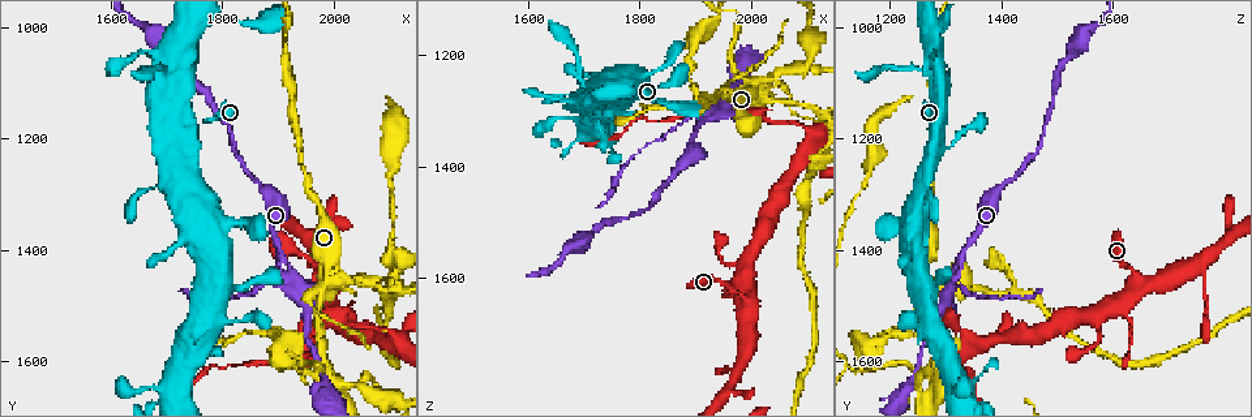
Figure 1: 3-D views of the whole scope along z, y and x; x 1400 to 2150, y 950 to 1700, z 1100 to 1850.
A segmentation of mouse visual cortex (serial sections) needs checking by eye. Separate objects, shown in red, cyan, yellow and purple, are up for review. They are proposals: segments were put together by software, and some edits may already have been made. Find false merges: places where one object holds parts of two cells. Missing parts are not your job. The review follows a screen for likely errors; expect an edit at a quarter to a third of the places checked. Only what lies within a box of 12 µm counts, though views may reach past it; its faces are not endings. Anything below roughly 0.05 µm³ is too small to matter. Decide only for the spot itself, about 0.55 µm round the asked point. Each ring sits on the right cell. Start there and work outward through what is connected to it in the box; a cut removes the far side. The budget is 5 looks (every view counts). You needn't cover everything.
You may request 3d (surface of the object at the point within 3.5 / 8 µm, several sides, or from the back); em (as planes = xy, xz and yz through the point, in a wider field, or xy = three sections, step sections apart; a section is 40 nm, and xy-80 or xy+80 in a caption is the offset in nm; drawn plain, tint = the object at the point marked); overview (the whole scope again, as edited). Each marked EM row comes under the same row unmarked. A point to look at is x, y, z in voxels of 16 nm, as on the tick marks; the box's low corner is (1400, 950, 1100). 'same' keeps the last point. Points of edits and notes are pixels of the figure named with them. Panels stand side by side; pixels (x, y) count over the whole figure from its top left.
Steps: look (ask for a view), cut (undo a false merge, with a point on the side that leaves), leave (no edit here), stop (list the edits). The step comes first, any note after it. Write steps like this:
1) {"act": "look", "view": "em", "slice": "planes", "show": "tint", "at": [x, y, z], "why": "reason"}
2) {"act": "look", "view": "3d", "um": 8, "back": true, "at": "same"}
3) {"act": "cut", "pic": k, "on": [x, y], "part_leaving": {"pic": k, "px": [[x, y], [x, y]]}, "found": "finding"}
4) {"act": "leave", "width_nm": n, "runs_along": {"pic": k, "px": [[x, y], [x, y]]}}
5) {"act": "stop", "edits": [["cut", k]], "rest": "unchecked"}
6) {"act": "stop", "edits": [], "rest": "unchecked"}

{"act": "look", "view": "3d", "um": 3.5, "at": [2065, 1535, 1320], "why": "thin neck"}

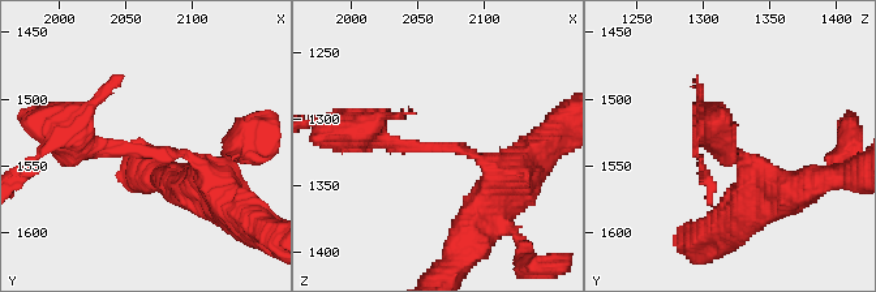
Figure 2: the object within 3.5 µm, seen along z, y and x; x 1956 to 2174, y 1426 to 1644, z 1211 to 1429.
{"act": "look", "view": "em", "slice": "xy", "step": 5, "show": "tint", "at": [2064, 1540, 1320], "arm_widths_nm": [200, 300], "why": "shape alone is not enough"}

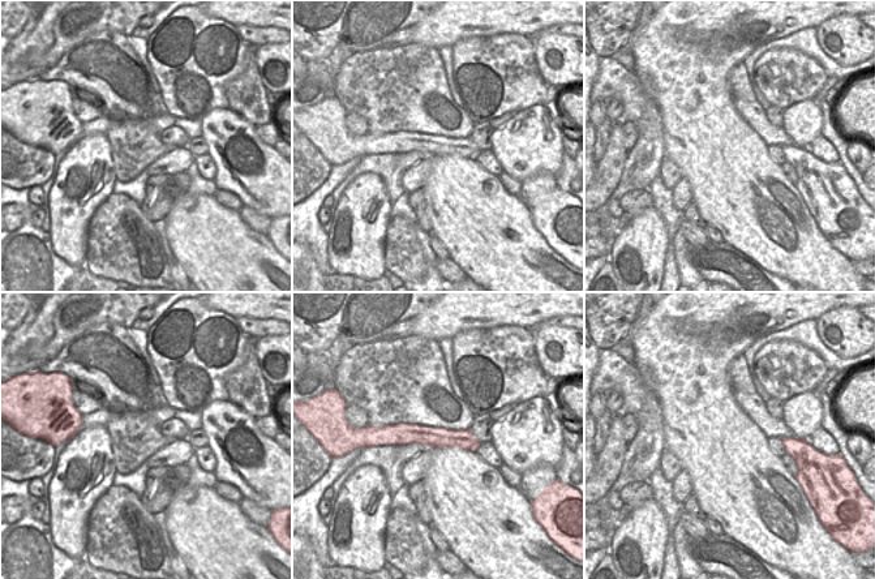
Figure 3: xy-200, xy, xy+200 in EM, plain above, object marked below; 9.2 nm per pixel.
{"act": "leave", "runs_along": {"pic": 3, "px": [[382, 430], [464, 438], [475, 445]]}, "found": "all the same cell"}

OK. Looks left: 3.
{"act": "look", "view": "3d", "um": 3.5, "at": [2000, 1645, 1245], "why": "calibre changes"}

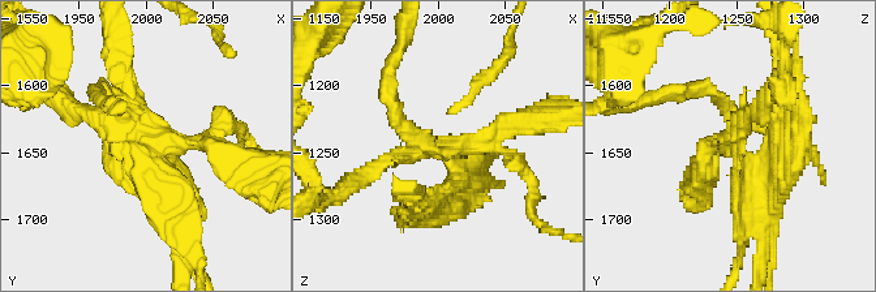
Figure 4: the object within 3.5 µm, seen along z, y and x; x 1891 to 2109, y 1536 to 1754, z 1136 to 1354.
{"act": "look", "view": "em", "slice": "planes", "show": "tint", "at": [2004, 1644, 1248], "why": "now the EM"}

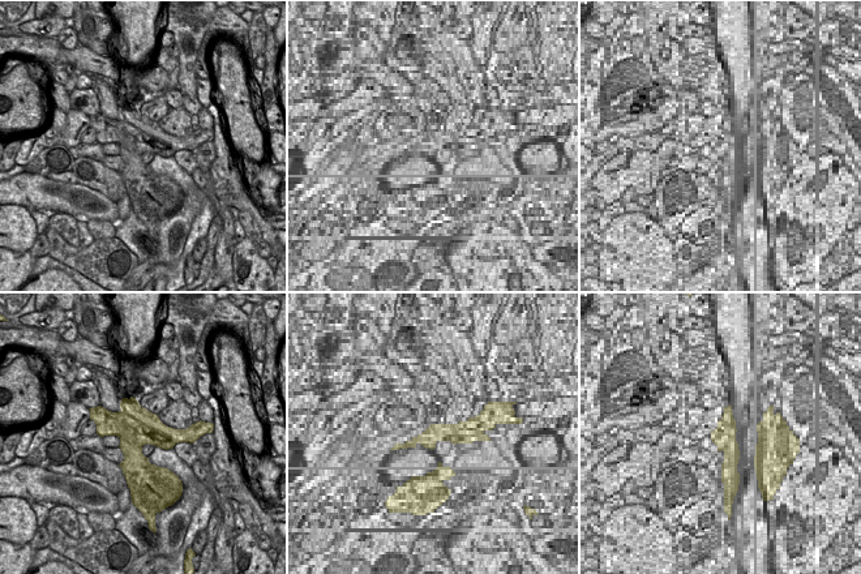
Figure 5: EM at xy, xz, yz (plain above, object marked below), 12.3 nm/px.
{"act": "cut", "pic": 4, "on": [131, 131], "part_leaving": {"pic": 4, "px": [[781, 65], [791, 153], [772, 168]]}, "found": "a second cell is stuck on"}

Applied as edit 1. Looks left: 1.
{"act": "stop", "edits": [["cut", 4]], "rest": "unchecked"}

